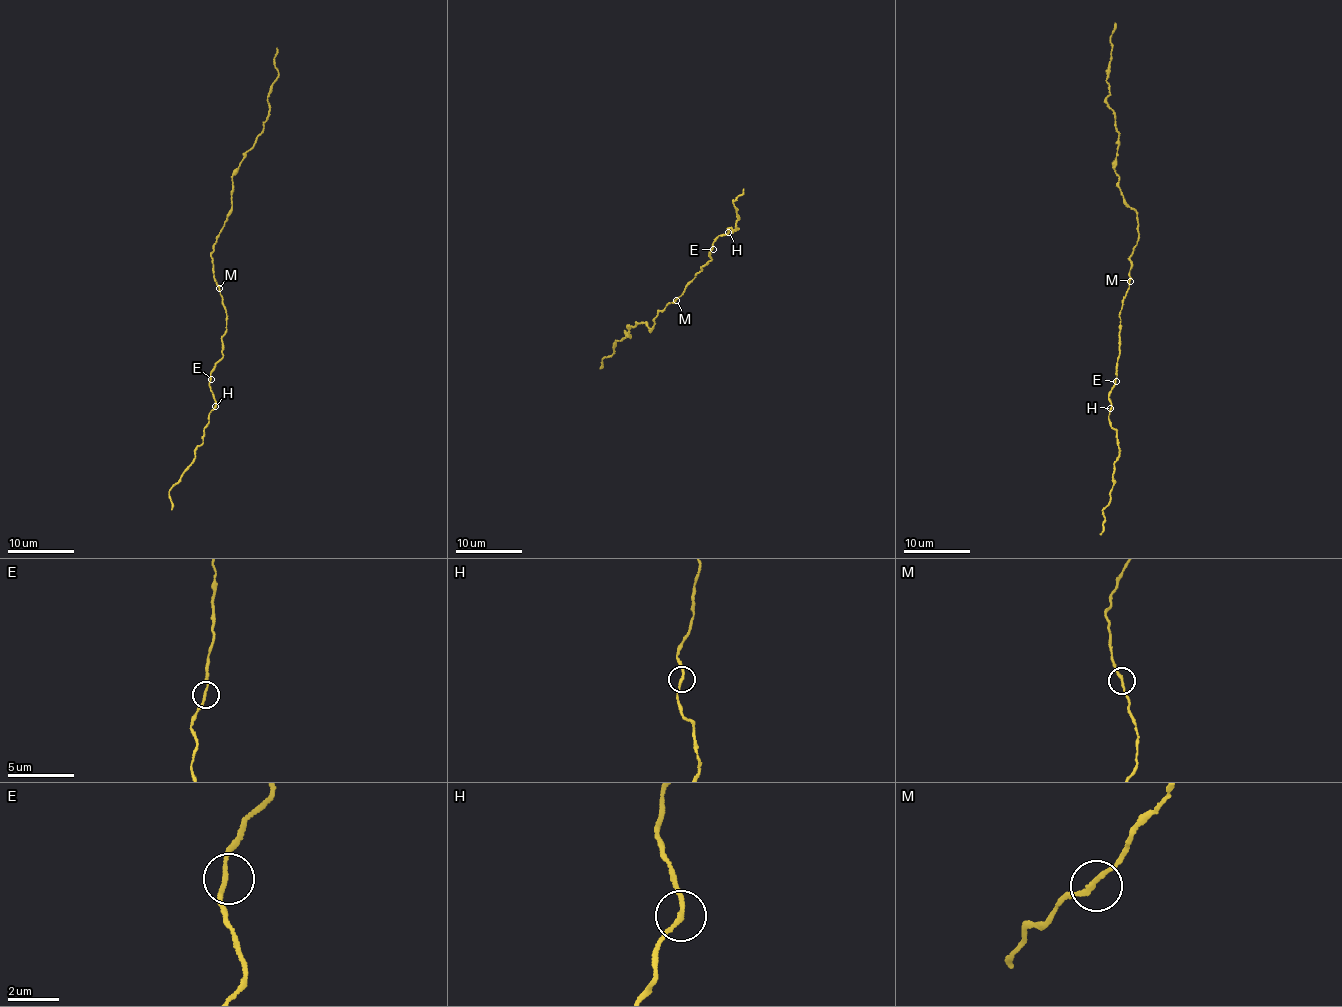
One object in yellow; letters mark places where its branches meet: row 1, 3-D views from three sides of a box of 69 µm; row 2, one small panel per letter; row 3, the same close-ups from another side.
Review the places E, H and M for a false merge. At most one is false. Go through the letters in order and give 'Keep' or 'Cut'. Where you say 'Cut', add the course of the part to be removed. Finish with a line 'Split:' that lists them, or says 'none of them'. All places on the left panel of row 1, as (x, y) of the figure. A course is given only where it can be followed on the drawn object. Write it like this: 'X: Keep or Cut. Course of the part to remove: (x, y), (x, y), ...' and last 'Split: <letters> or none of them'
E: Keep
H: Keep
M: Keep
Split: none of them

